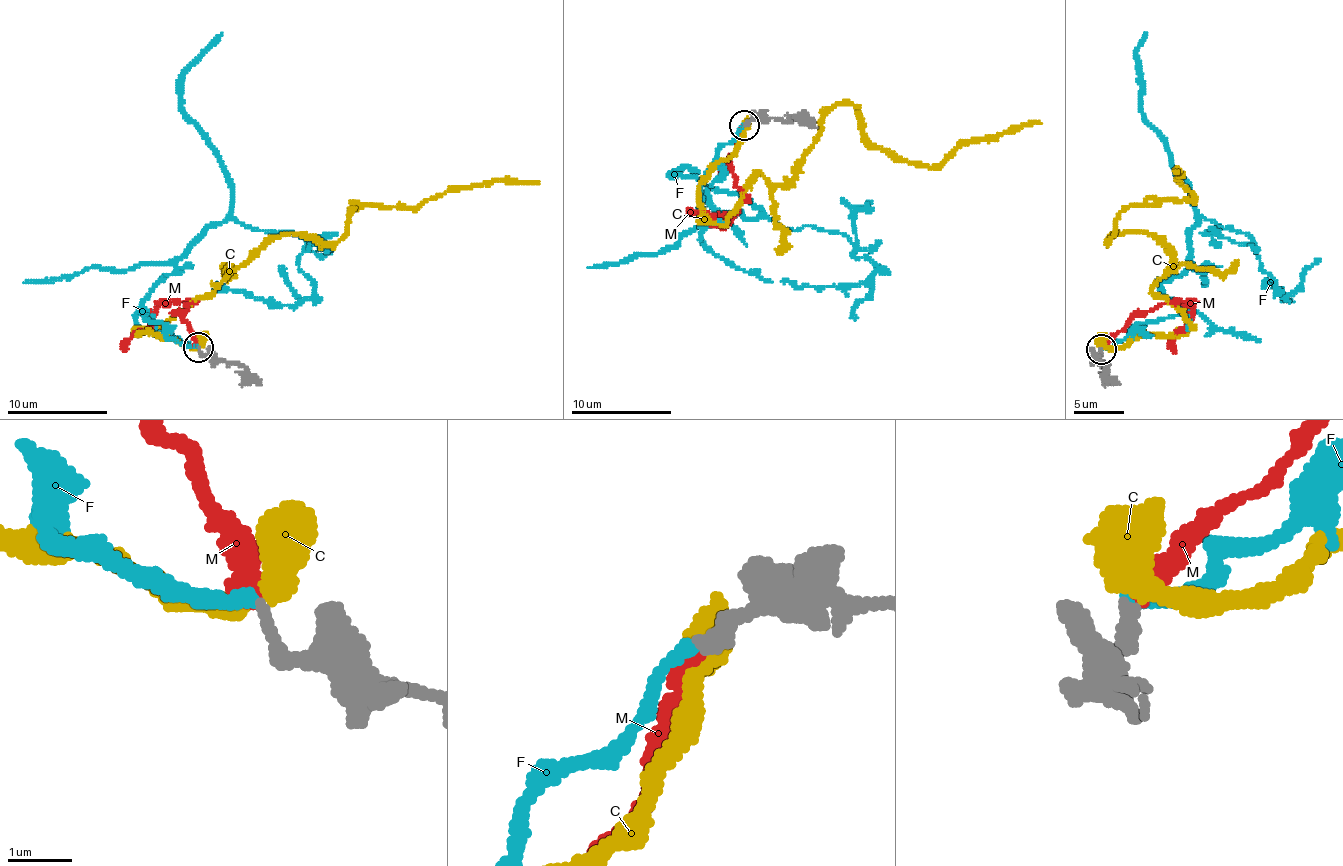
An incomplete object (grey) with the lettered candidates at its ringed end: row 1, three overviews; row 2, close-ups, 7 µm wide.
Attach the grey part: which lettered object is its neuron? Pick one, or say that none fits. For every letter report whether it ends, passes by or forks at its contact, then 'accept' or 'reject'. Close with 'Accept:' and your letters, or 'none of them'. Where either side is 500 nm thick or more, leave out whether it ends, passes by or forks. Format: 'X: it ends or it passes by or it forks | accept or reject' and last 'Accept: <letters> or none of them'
C: it passes by | reject
F: it ends | accept
M: it ends | reject
Accept: F

